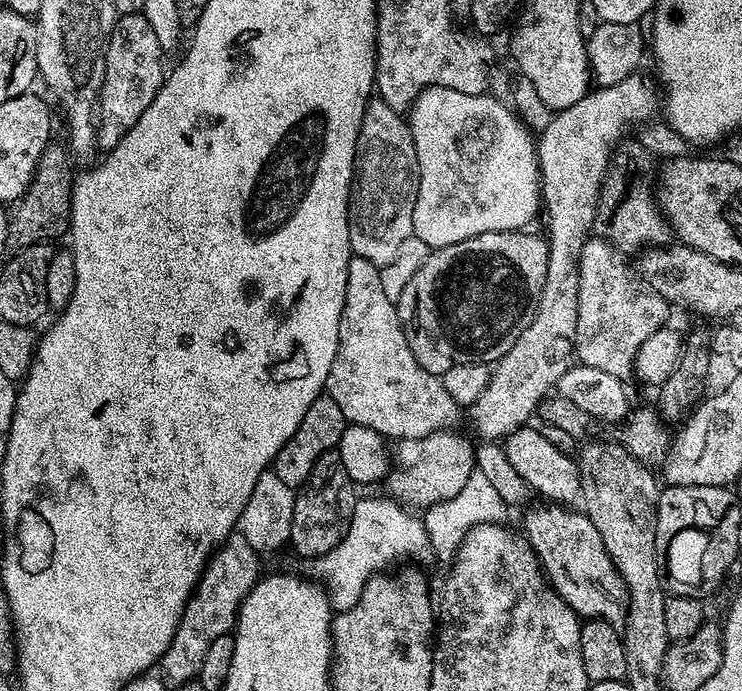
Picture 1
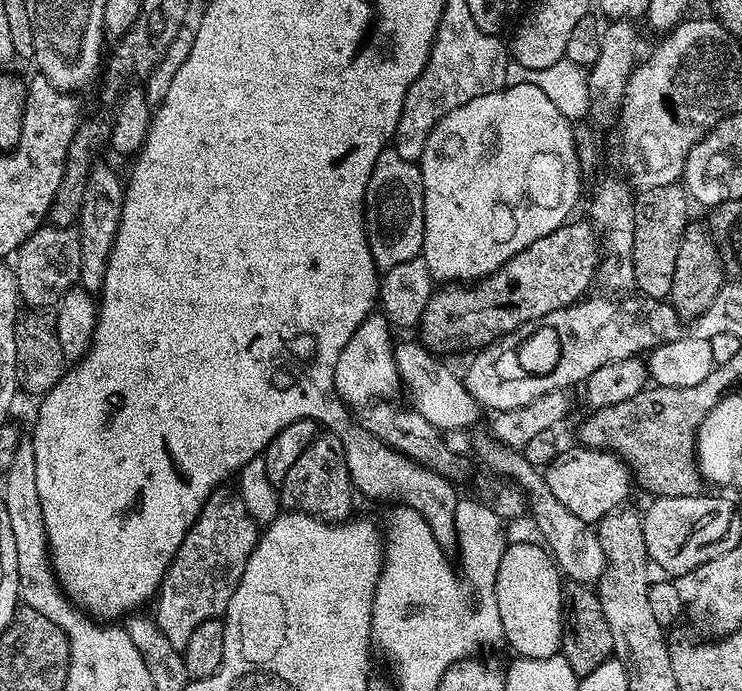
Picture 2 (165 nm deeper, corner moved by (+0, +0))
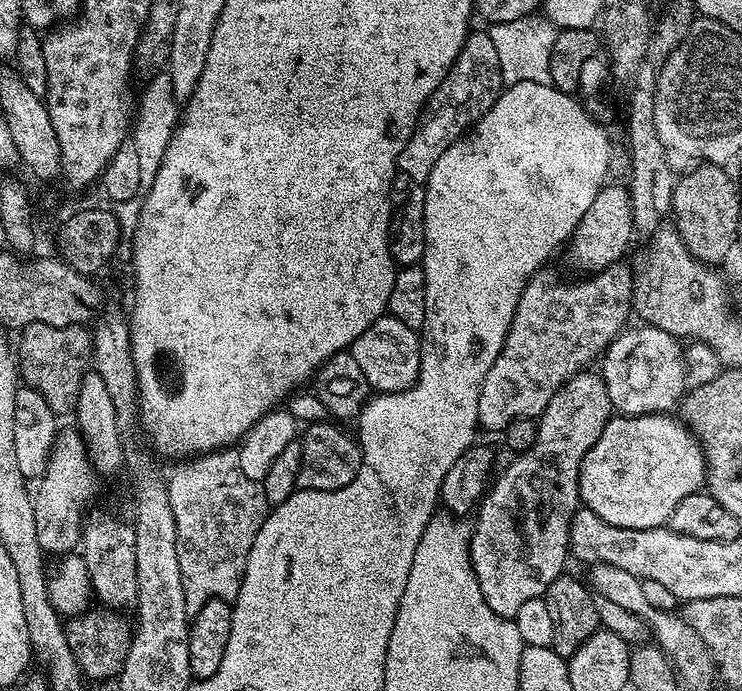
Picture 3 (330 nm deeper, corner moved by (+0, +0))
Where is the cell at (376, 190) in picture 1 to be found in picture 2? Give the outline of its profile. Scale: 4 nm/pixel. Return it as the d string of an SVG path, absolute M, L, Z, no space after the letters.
M394 150L378 154L378 162L374 162L374 170L366 182L364 227L368 230L370 254L377 269L399 266L423 253L424 187L417 161L402 158L402 154Z

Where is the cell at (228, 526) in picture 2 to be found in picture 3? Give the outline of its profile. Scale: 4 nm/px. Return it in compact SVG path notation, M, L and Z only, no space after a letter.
M235 447L203 452L200 456L184 458L172 473L167 473L170 510L174 510L174 526L178 526L178 570L182 570L182 590L186 594L186 610L194 614L211 600L236 599L246 570L246 558L254 538L267 518L270 505L264 485L259 479L242 474L240 453Z

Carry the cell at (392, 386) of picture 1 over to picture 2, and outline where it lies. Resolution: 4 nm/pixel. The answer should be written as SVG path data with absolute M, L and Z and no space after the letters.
M373 314L359 324L350 334L350 342L342 346L342 354L338 354L338 366L334 366L335 395L344 401L345 405L368 404L392 398L396 387L401 387L400 371L396 369L396 349L392 340L393 325L387 316Z

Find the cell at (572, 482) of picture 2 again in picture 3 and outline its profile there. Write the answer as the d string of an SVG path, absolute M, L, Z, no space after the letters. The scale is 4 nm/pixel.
M672 414L646 416L613 415L606 422L598 442L585 454L580 471L580 502L611 526L630 530L662 528L671 521L678 502L701 491L706 484L704 449L687 427Z

